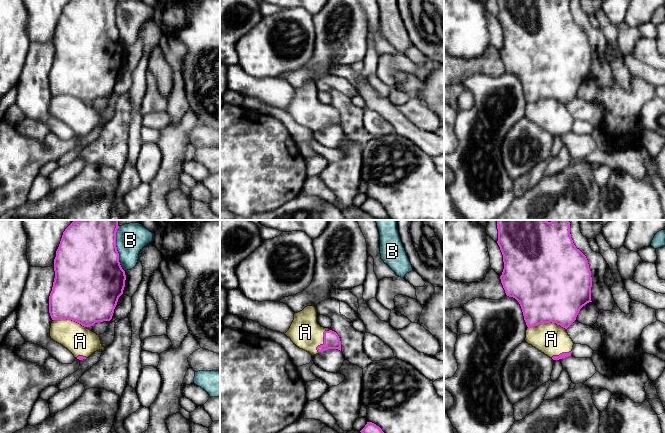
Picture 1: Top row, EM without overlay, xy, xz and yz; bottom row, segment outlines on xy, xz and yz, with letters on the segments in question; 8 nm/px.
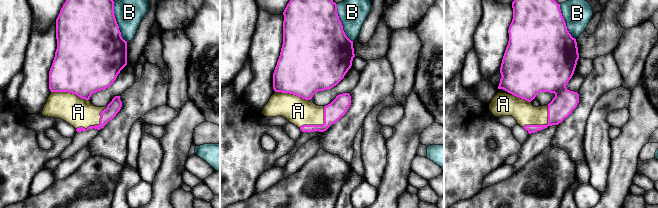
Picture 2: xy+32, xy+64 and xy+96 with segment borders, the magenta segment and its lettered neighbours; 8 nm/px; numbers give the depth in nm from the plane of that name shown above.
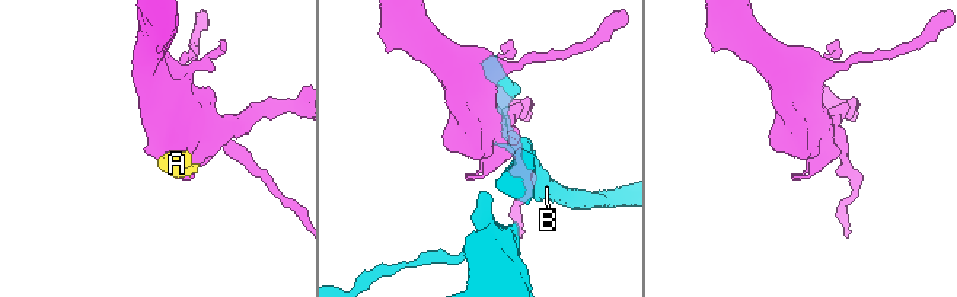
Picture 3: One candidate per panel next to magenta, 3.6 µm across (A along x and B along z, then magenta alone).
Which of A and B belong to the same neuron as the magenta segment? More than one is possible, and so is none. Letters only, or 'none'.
A

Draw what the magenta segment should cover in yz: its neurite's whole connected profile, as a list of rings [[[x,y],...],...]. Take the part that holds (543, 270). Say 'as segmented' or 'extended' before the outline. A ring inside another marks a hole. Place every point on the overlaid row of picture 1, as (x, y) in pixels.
extended | [[[497,220],[498,229],[498,245],[503,255],[504,269],[502,275],[500,276],[501,283],[505,290],[505,293],[509,297],[515,298],[522,309],[524,320],[527,325],[526,338],[525,341],[552,358],[553,360],[559,360],[568,356],[571,356],[573,349],[573,341],[568,335],[566,329],[576,320],[576,317],[580,309],[591,301],[591,287],[592,287],[592,277],[589,268],[588,260],[586,256],[576,248],[573,243],[570,234],[570,222],[569,220],[553,220],[548,222],[546,220]]]

